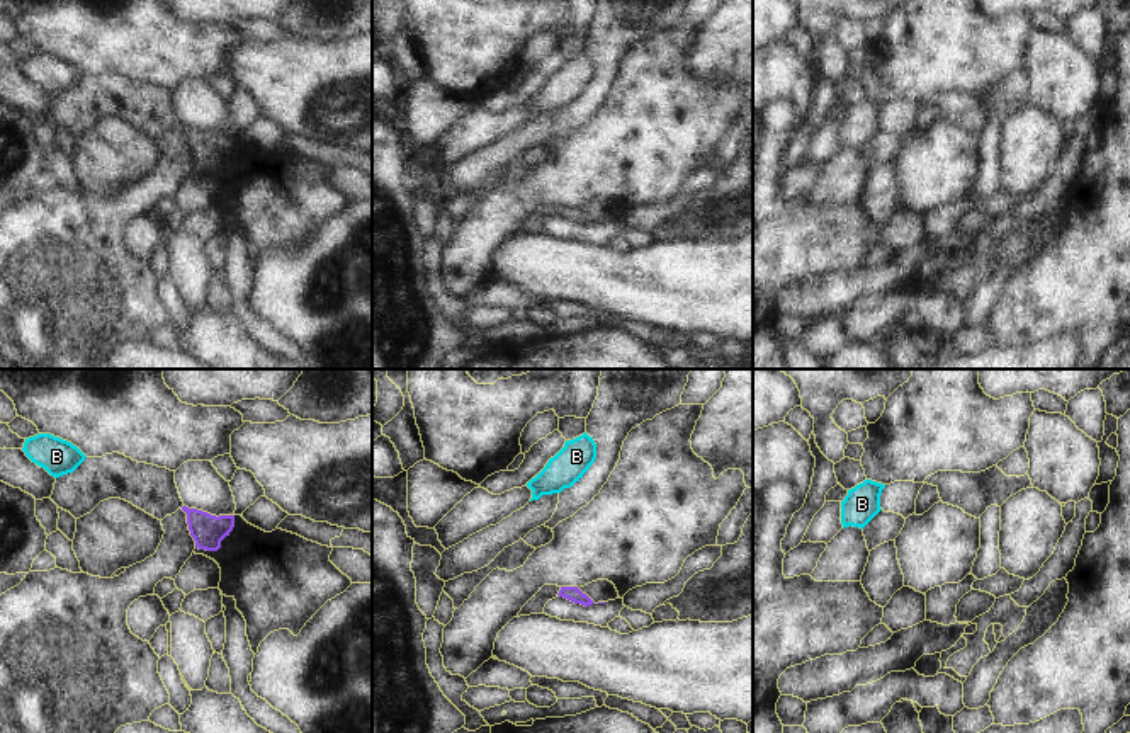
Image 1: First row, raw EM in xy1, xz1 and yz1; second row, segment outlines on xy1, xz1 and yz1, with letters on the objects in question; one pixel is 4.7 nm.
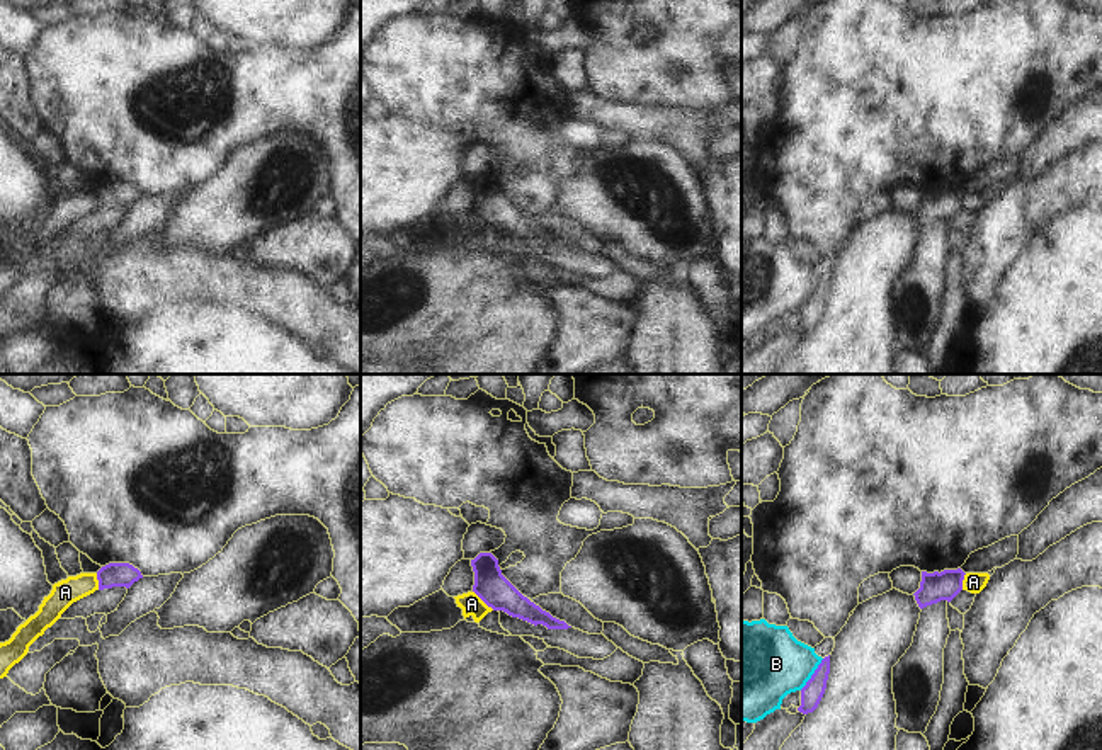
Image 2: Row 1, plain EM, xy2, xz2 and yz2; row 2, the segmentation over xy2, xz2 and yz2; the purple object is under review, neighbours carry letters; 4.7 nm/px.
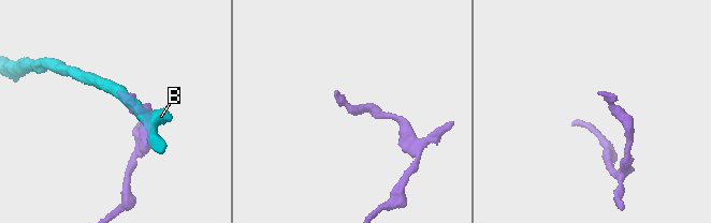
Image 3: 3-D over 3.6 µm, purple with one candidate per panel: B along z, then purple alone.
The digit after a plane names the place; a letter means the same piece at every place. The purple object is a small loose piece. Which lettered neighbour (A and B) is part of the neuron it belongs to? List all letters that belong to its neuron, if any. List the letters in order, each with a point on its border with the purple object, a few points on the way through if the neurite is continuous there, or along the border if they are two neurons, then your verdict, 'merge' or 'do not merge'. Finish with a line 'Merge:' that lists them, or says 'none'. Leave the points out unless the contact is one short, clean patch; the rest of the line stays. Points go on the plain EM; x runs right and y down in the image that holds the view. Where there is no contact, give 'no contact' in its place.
A: meets purple in xz2 at (483, 220); border along xz2 (473, 210), (494, 228); do not merge
B: meets purple in yz2 at (813, 293); do not merge
Merge: none

